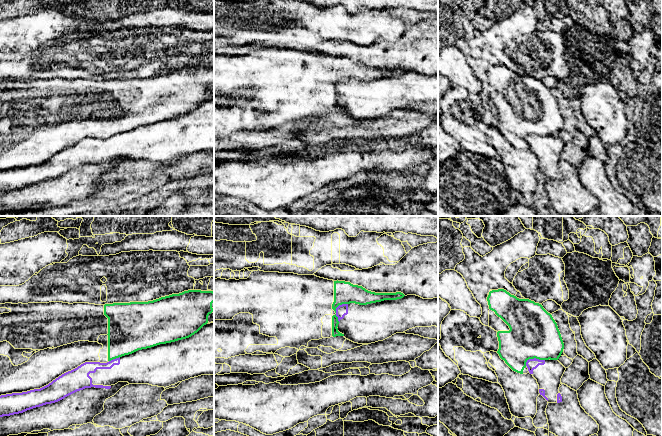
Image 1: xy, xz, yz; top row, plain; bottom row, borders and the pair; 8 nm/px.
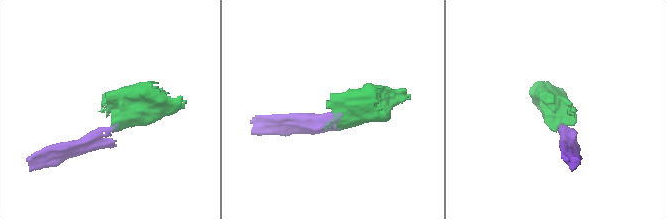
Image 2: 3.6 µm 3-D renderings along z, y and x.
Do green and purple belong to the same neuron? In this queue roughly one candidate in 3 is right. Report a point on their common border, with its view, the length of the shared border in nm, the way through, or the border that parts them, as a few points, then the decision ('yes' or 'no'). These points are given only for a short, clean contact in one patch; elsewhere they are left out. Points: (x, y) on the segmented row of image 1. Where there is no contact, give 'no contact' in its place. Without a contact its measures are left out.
contact yz (533, 358); length 170 nm; border yz (544, 359), (530, 358), (525, 365); no

